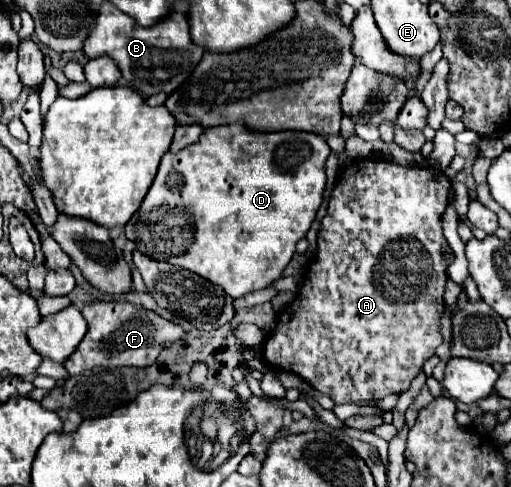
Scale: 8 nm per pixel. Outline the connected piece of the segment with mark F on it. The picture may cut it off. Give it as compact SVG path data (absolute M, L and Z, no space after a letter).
M127 301L89 303L81 309L81 313L87 319L89 329L83 341L79 343L77 351L71 353L71 359L63 363L63 367L67 369L71 377L83 373L85 369L97 367L97 365L101 367L125 367L125 365L147 367L155 363L155 359L159 357L159 351L163 351L167 343L175 343L175 339L181 339L185 335L183 327L159 317L153 311L147 311Z

